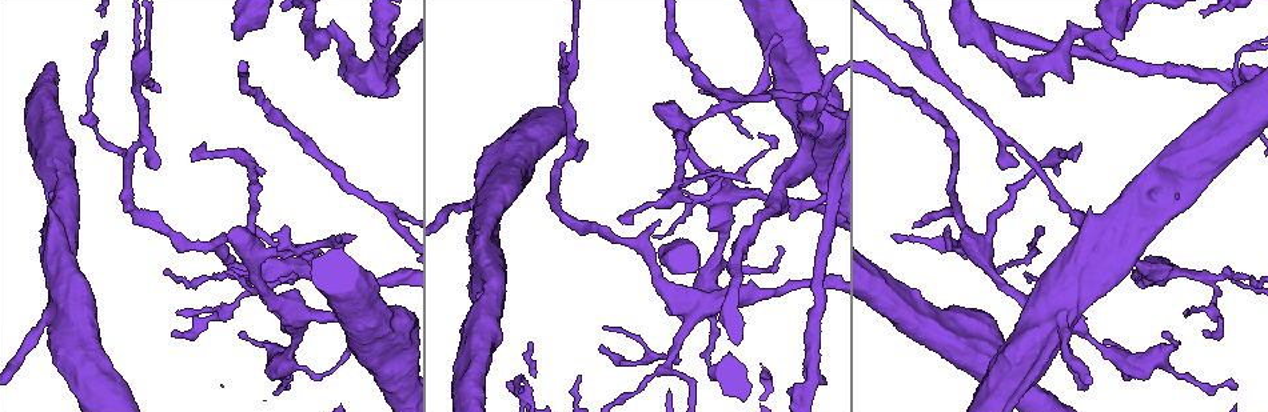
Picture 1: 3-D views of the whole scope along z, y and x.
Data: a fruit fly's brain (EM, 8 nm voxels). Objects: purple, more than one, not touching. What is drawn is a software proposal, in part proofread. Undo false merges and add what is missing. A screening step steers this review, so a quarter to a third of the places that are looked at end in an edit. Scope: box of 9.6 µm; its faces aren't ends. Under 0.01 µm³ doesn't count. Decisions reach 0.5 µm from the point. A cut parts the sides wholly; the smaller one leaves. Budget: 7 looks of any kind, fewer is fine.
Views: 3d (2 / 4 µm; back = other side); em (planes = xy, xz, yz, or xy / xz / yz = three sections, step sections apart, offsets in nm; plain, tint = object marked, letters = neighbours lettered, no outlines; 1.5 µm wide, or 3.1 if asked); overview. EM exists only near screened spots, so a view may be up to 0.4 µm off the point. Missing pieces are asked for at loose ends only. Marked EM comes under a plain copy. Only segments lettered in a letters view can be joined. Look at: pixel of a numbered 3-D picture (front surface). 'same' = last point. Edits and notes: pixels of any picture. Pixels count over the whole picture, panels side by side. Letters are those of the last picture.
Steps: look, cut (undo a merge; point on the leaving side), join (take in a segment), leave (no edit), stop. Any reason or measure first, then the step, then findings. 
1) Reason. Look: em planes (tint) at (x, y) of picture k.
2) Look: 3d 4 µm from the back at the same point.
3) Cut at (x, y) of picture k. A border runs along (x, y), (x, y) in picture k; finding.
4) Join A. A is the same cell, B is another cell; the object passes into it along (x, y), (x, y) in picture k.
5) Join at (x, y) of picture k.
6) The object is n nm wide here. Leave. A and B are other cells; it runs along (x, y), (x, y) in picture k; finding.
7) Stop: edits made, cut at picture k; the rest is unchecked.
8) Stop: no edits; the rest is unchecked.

Thick end. Look: 3d 2 µm at (236, 40) of picture 1.

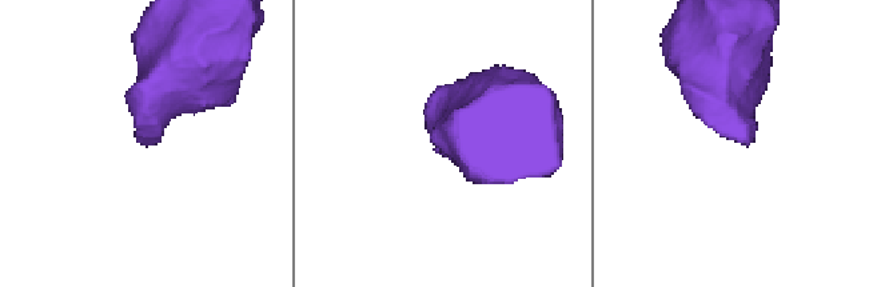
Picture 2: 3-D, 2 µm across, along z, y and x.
Look: em planes (letters) at (147, 144) of picture 2.

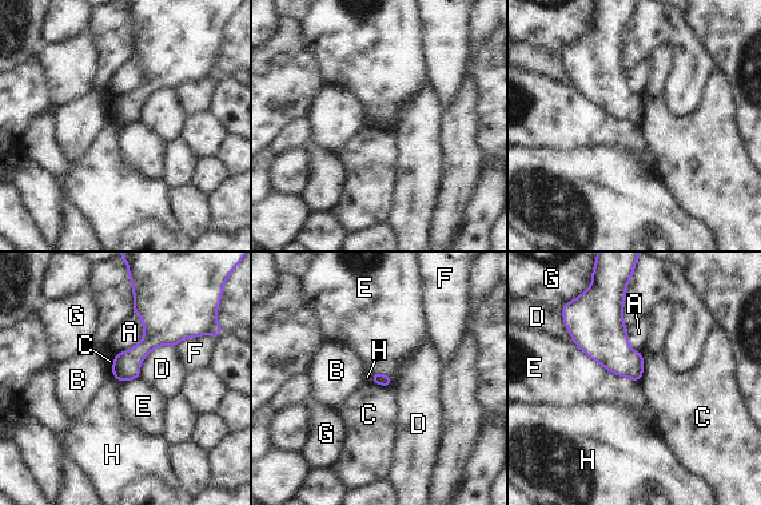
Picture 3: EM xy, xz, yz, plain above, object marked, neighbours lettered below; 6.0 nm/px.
Leave. A, B, C, D, E, F, G and H are other cells; a border runs along (574, 342), (608, 370), (640, 381) in picture 3; no lettered segment goes on from it.

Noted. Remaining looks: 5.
Look: em planes (letters) at (653, 238) of picture 1.

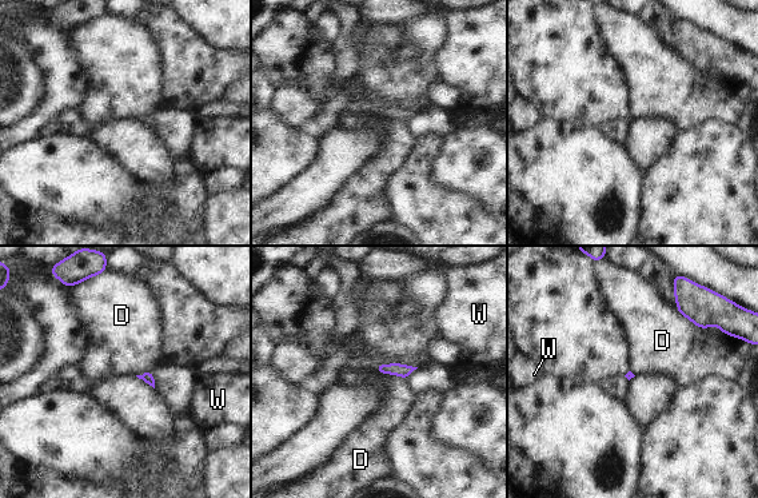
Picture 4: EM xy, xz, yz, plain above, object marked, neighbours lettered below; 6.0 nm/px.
Leave. D and W are other cells; a border runs along (374, 369), (406, 379) in picture 4; none of them fits.

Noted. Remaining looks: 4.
A fork. Look: em yz step 8 (tint) at (727, 108) of picture 1.

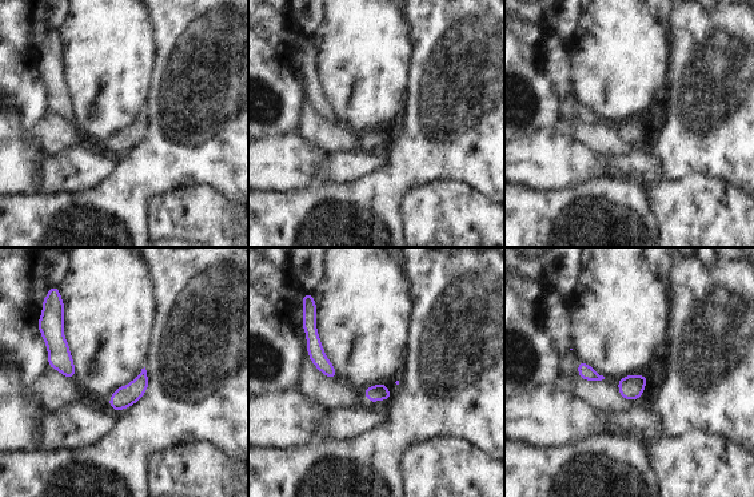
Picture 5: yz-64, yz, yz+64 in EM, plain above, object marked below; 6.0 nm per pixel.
Cut it another way. Look: em planes (letters) at the same point.

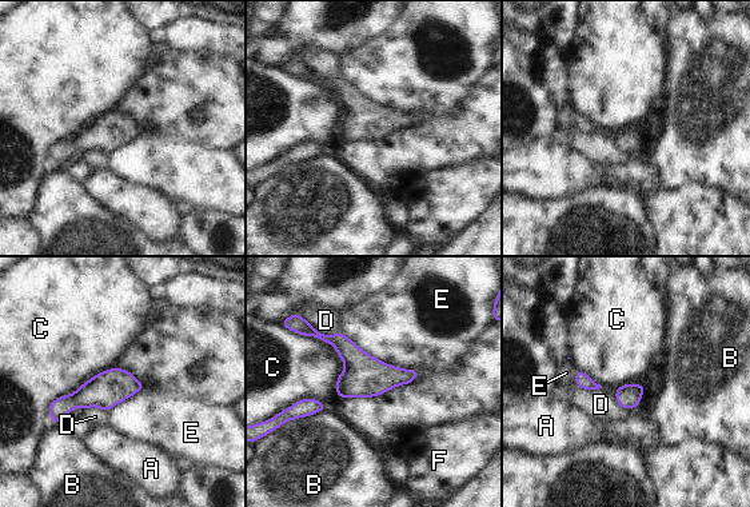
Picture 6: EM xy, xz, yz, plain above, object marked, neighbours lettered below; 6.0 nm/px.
Leave. A, B, C, D, E and F are other cells; a border runs along (114, 367), (55, 399), (51, 420) in picture 6; one cell here.

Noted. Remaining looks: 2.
Stop: no edits; the rest is unchecked.

